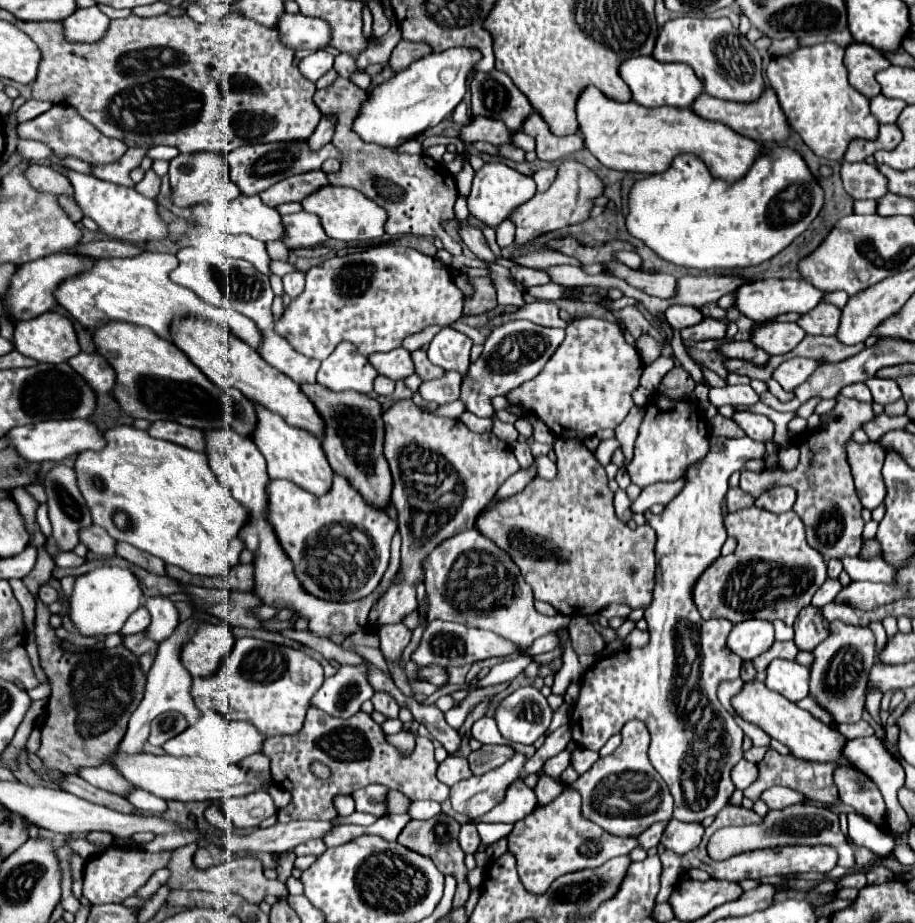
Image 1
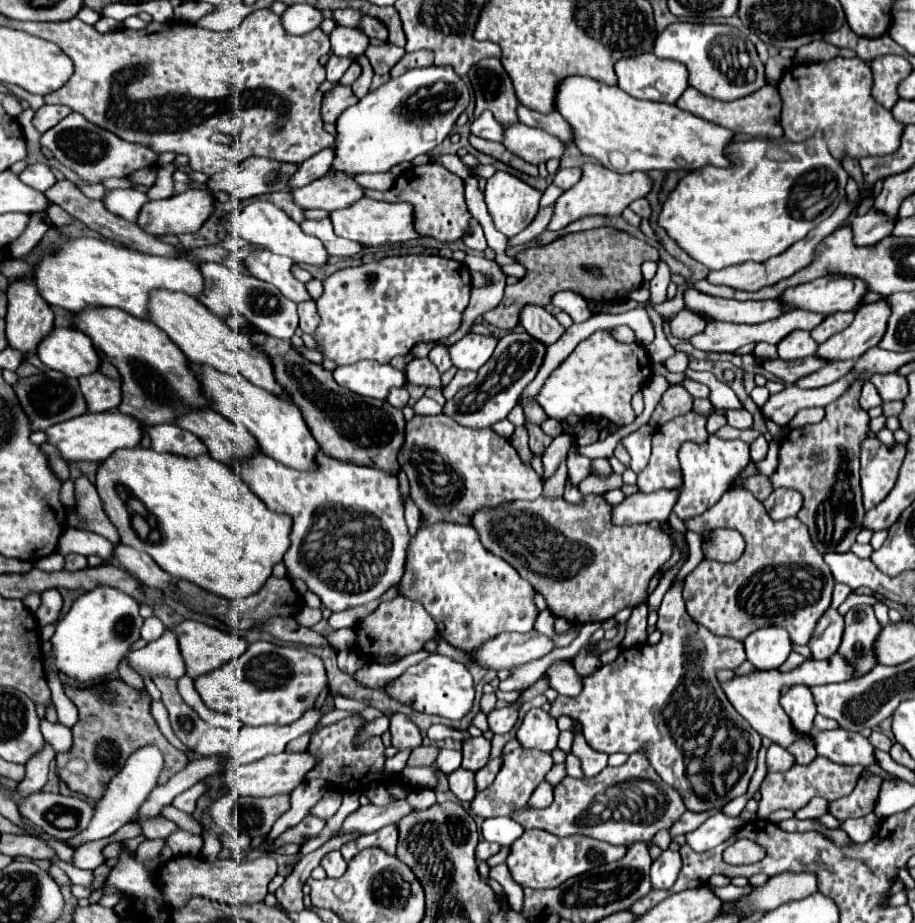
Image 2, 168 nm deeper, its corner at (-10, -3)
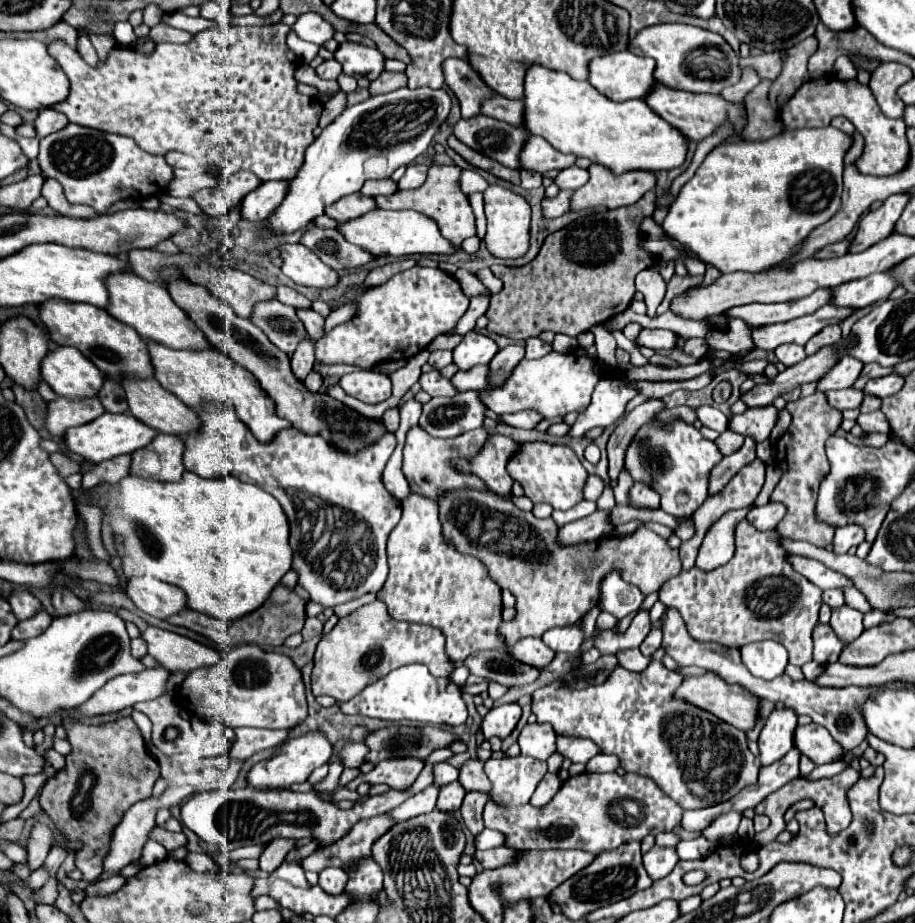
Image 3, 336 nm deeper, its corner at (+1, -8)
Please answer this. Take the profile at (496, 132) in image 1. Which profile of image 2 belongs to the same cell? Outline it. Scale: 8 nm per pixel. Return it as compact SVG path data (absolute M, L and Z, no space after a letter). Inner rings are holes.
M513 124L505 128L503 146L515 156L533 164L547 162L549 158L561 158L565 150L559 138L547 134L541 128L531 128L525 124Z

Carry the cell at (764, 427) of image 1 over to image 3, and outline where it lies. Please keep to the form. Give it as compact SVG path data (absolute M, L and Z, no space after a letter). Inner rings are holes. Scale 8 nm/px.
M702 405L702 407L696 407L694 413L696 413L696 419L700 419L700 423L704 427L708 427L708 429L714 429L714 431L722 433L728 427L728 417L720 409L716 409L716 407Z

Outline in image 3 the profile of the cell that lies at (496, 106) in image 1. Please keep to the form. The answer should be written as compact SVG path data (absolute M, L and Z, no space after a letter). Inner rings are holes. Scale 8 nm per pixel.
M446 59L444 85L456 95L462 117L470 119L480 113L480 103L494 95L494 91L480 79L480 75L470 67L466 59Z

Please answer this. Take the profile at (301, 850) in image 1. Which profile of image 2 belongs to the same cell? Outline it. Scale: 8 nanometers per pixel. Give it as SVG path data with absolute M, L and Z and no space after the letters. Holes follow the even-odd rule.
M335 850L335 852L329 852L325 858L321 858L321 868L327 872L327 876L339 878L339 876L343 876L343 872L347 868L347 862L341 856L341 852Z

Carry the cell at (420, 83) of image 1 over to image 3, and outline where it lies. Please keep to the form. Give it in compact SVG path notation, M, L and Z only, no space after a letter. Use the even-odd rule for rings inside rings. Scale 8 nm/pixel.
M408 89L370 97L358 105L344 109L308 147L298 175L290 181L266 181L250 191L242 203L240 213L246 221L264 221L262 237L290 235L312 223L324 209L344 195L362 189L368 179L388 179L398 167L410 165L424 153L450 113L450 97L444 89ZM286 195L286 199L284 199ZM278 207L278 211L274 211ZM274 211L274 215L272 215Z

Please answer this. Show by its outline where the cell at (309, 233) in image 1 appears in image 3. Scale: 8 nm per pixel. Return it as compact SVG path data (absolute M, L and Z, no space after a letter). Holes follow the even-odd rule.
M312 227L304 233L302 245L314 251L328 267L336 271L358 269L374 259L374 255L370 255L366 249L348 243L338 229Z

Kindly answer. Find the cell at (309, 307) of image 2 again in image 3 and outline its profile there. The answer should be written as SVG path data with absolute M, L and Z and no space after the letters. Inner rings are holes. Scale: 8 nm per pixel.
M308 339L300 341L300 345L298 345L298 349L296 349L296 353L292 355L292 361L290 361L294 377L298 381L304 381L306 375L312 371L314 361L316 359L314 359L314 347L312 347L312 343Z

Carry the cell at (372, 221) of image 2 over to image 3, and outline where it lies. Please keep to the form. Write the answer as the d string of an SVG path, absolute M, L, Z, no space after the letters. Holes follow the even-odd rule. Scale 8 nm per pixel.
M370 211L354 221L342 223L338 231L354 245L370 251L372 255L390 255L390 257L408 257L408 255L454 255L458 249L440 235L434 219L416 213L416 211Z

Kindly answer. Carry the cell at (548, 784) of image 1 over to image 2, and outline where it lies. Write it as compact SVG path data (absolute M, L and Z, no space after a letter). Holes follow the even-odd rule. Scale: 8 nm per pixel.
M645 750L631 754L629 760L617 768L607 766L593 778L565 776L553 788L553 804L543 810L517 810L511 814L525 830L539 828L555 836L583 834L609 844L631 846L635 842L649 842L659 830L669 828L685 812L677 790L661 780L645 758Z

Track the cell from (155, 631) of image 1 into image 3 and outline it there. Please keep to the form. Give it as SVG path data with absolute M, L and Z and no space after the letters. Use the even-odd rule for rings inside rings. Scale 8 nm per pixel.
M164 667L144 669L142 673L118 675L98 689L98 693L78 707L80 717L96 717L106 713L118 713L126 707L132 707L138 701L150 701L164 693L168 671Z

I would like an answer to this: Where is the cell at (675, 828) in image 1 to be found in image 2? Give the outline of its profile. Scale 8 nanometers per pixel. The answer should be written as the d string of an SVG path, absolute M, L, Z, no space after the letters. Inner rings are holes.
M717 812L713 816L709 816L697 830L685 834L685 840L693 850L711 850L711 848L719 846L721 842L725 842L741 826L743 826L743 822L739 818L729 818L729 816L723 816L721 812Z

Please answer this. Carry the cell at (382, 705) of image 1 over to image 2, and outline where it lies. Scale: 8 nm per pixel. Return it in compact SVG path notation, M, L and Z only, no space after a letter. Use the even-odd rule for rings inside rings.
M395 712L391 718L391 734L393 734L393 746L399 750L403 748L417 748L421 746L421 734L419 728L413 724L413 720L401 712Z

